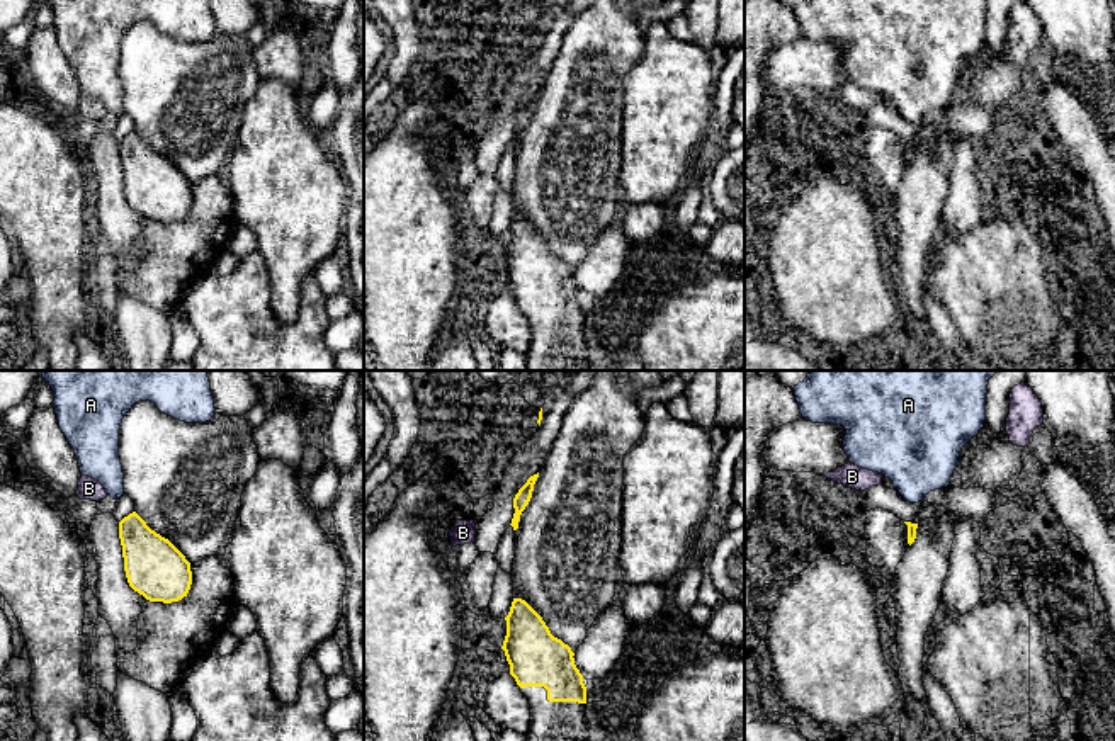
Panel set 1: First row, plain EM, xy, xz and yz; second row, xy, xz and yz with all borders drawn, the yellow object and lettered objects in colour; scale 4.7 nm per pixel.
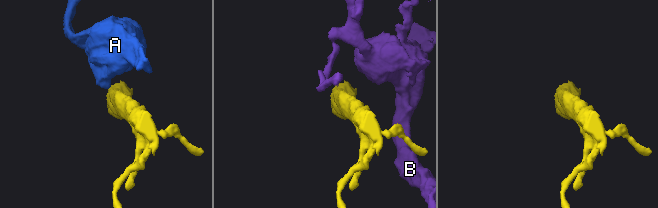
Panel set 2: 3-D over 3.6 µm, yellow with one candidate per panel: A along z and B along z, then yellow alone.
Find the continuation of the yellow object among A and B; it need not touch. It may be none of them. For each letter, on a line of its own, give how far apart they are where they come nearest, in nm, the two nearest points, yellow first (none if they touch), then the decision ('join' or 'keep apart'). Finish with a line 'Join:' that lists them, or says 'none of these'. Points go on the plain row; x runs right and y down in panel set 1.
A: 90 nm | xy (130, 133), (118, 118) | keep apart
B: 140 nm | xy (124, 136), (104, 116) | keep apart
Join: none of these

